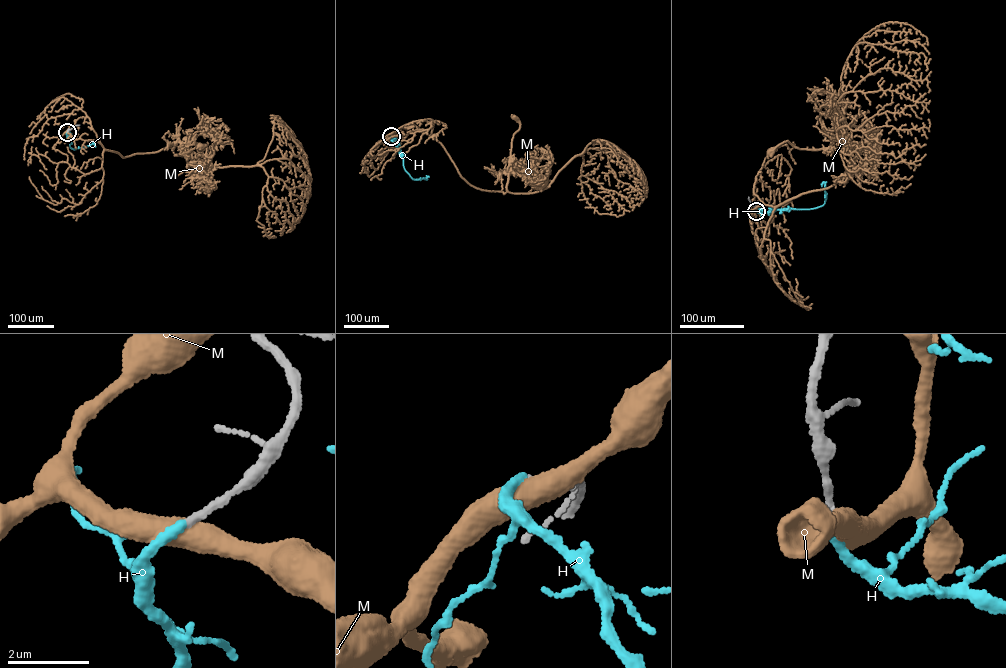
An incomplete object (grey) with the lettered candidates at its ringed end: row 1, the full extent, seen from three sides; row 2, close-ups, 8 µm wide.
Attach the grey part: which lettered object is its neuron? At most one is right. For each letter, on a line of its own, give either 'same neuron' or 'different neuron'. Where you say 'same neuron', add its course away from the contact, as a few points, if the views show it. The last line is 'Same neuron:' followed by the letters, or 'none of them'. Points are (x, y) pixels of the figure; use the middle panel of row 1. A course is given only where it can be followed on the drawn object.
H: same neuron; course (391, 136), (405, 170), (412, 179), (425, 178), (427, 175)
M: different neuron
Same neuron: H

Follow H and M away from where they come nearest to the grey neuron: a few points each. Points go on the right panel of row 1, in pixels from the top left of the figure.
H: (756, 211), (819, 207), (826, 198), (824, 183), (821, 186)
M: (756, 211), (751, 218), (756, 206), (827, 189), (869, 135), (834, 149), (787, 141), (770, 151)

